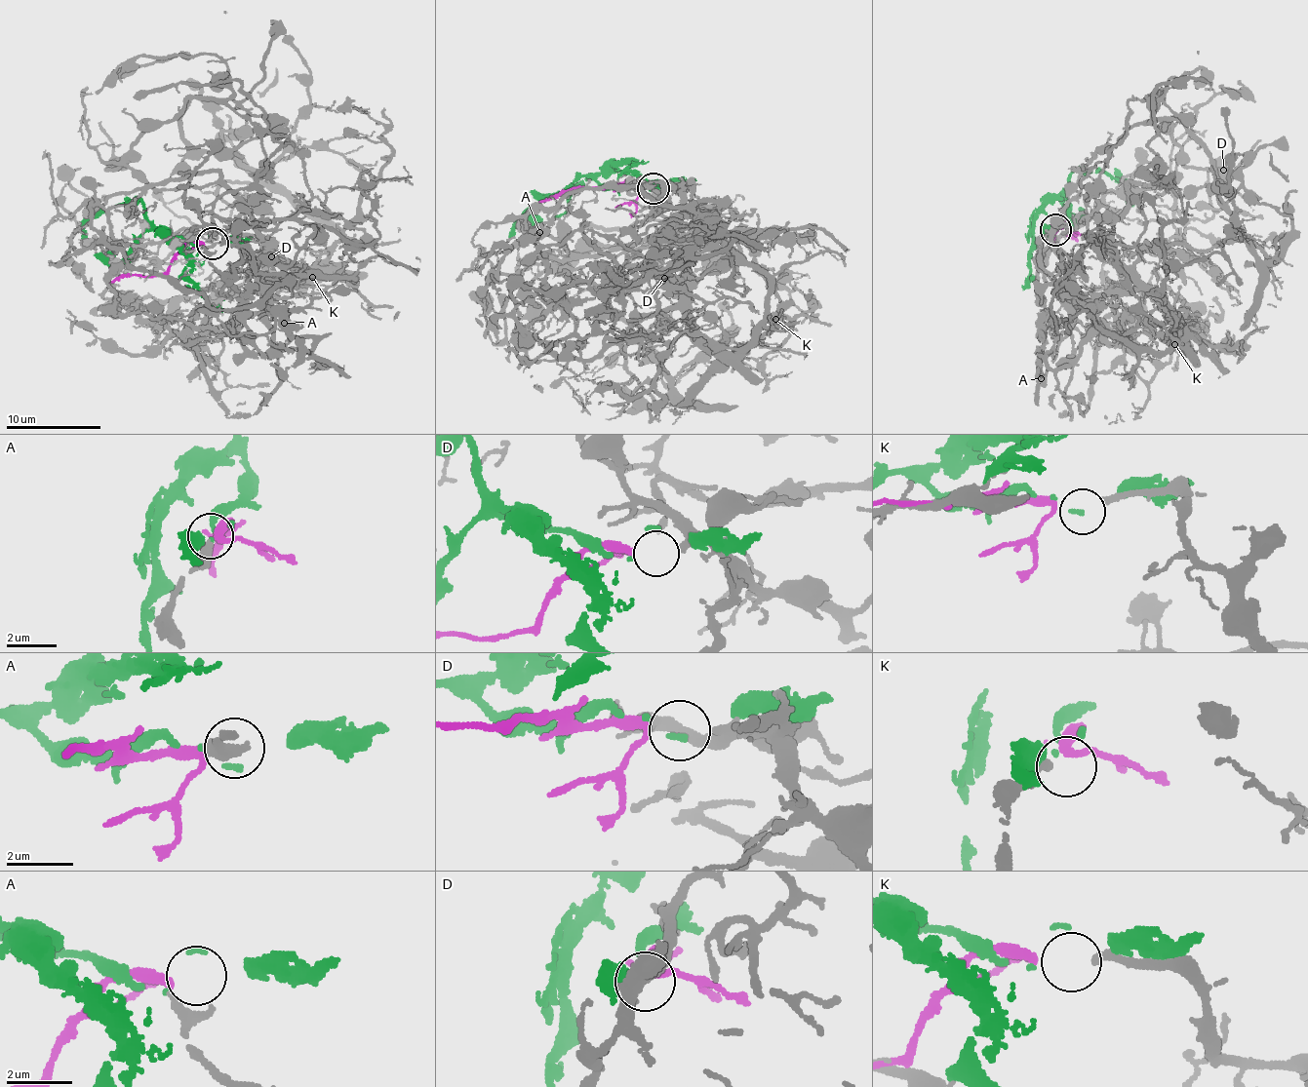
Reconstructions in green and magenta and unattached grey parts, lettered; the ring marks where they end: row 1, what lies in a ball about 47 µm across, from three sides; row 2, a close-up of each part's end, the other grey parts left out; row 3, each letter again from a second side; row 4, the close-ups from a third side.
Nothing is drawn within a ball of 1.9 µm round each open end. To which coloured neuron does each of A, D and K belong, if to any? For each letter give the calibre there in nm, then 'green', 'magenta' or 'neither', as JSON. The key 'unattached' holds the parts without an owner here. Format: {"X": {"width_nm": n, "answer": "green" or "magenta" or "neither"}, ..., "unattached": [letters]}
{"A": {"width_nm": 280, "answer": "green"}, "D": {"width_nm": 360, "answer": "magenta"}, "K": {"width_nm": 260, "answer": "neither"}, "unattached": ["K"]}

